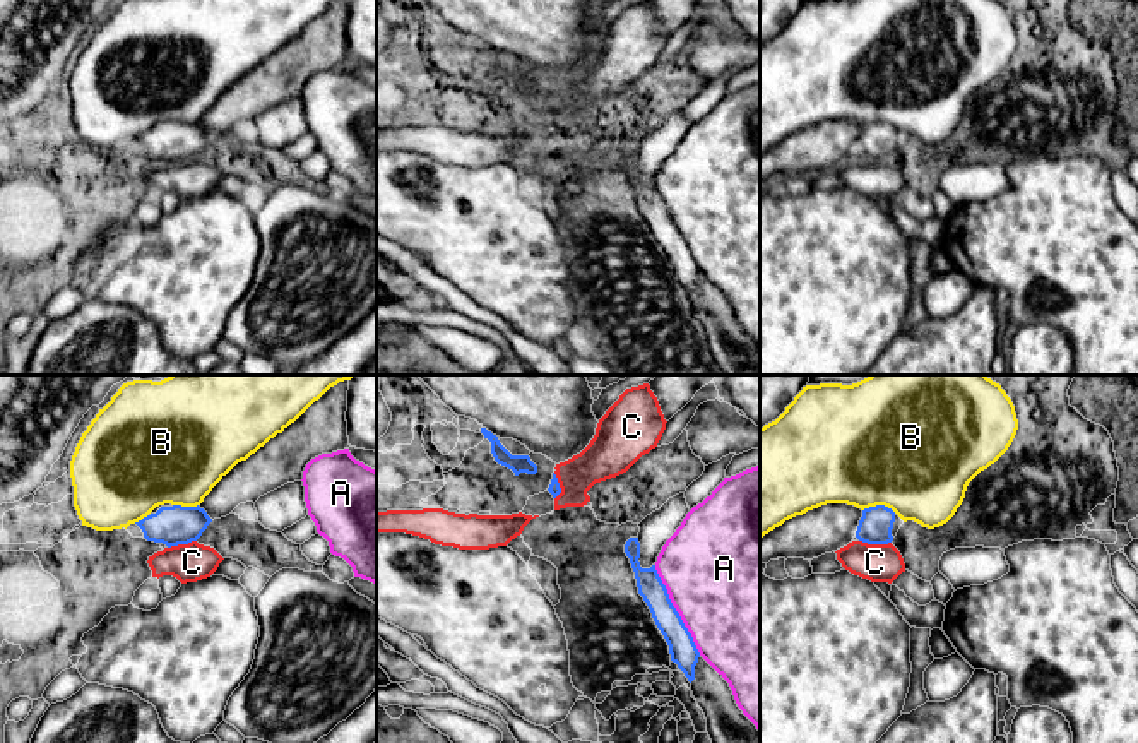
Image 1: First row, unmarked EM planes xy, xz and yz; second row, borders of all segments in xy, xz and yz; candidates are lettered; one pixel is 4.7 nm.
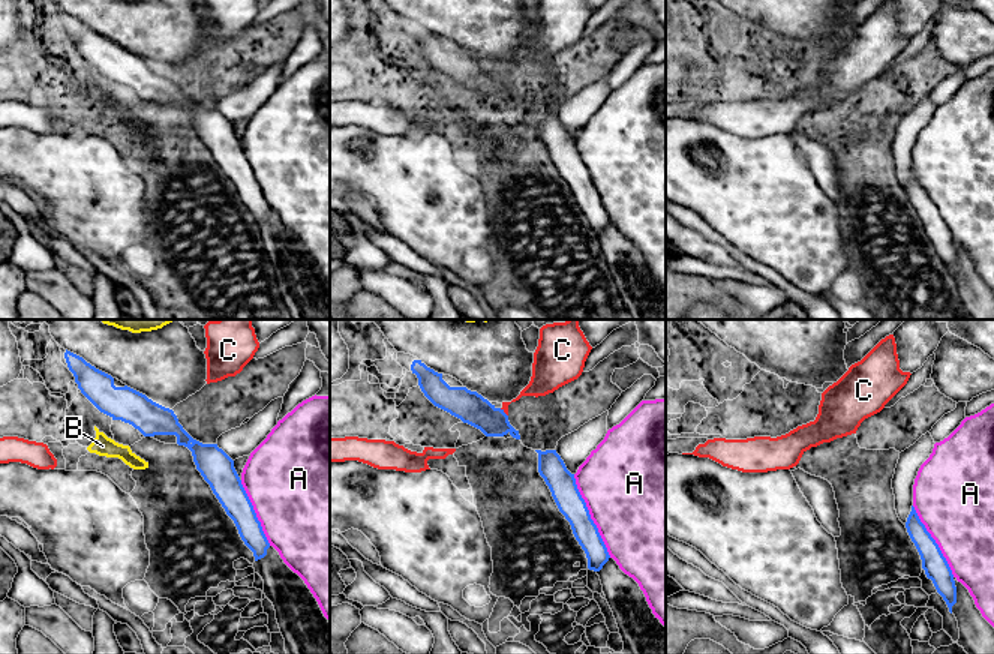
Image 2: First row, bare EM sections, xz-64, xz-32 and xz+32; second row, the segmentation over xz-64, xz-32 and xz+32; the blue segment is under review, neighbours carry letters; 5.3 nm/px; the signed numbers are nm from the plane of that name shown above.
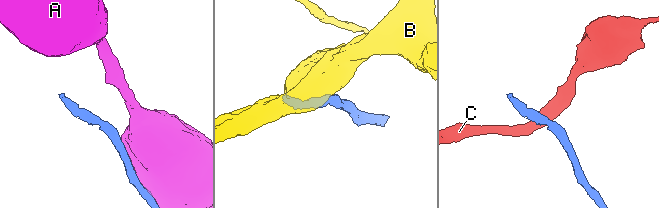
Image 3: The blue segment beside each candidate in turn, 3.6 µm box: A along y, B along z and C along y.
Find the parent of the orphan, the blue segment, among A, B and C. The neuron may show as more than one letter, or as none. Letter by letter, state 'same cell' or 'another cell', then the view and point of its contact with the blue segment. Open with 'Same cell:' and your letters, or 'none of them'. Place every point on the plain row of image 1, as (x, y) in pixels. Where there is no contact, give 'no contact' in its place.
Same cell: B
A: another cell | xz (675, 226)
B: same cell | yz (880, 122)
C: another cell | yz (875, 160)

